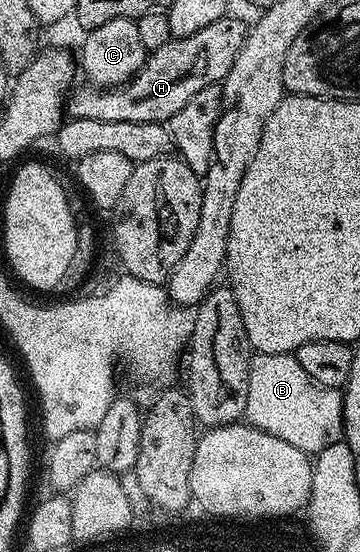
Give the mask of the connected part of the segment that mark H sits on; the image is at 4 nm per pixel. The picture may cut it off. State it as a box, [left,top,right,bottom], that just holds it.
[67,16,248,123]

